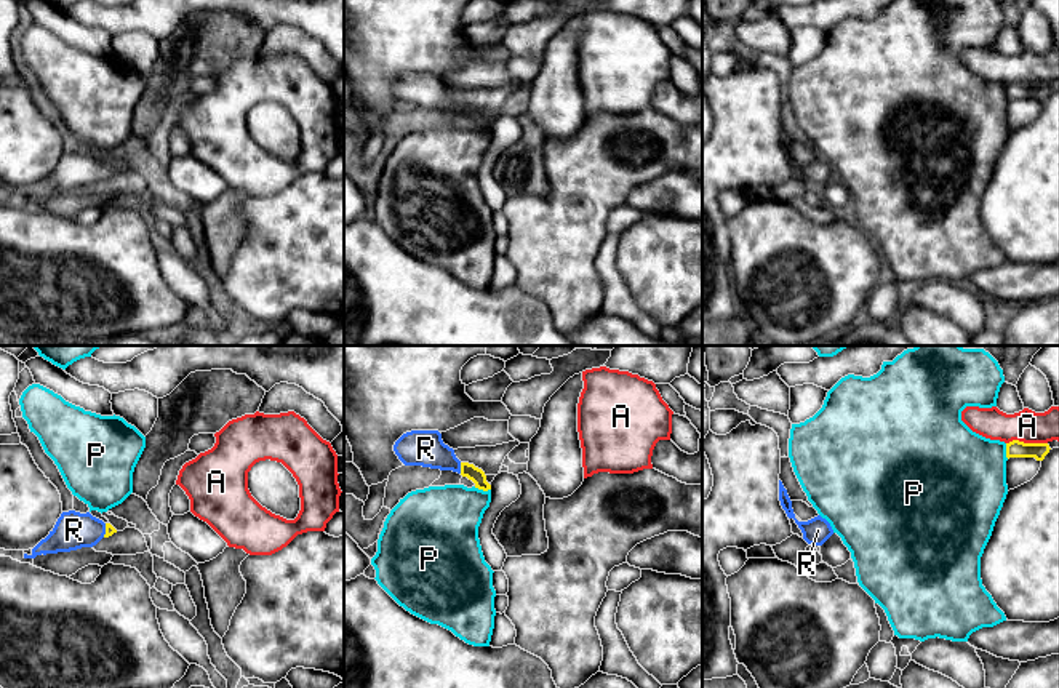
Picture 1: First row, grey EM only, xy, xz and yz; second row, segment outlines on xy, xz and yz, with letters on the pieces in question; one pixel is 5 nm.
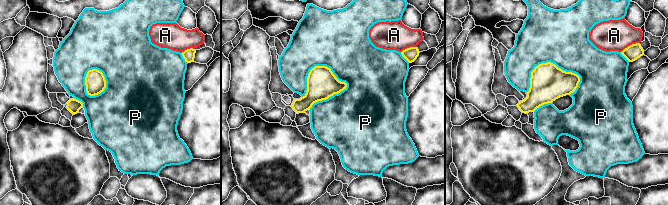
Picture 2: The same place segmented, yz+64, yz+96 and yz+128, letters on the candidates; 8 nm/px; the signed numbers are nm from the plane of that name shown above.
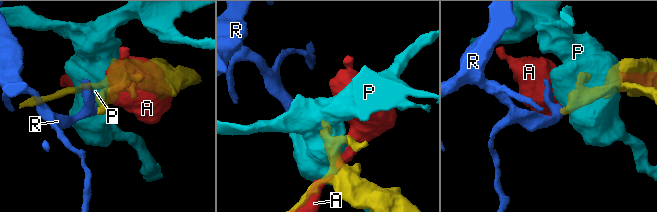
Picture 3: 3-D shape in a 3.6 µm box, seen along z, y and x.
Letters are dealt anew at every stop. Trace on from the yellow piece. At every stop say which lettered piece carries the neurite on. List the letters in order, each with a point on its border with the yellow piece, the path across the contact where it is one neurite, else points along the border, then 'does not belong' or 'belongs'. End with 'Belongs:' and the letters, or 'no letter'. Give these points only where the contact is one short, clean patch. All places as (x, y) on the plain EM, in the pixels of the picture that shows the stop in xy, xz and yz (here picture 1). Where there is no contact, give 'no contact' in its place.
A: yz (1026, 85) | does not belong
P: xz (482, 130) | does not belong
R: xz (461, 109) | across xz (477, 117), (461, 109), (426, 90) | belongs
Belongs: R

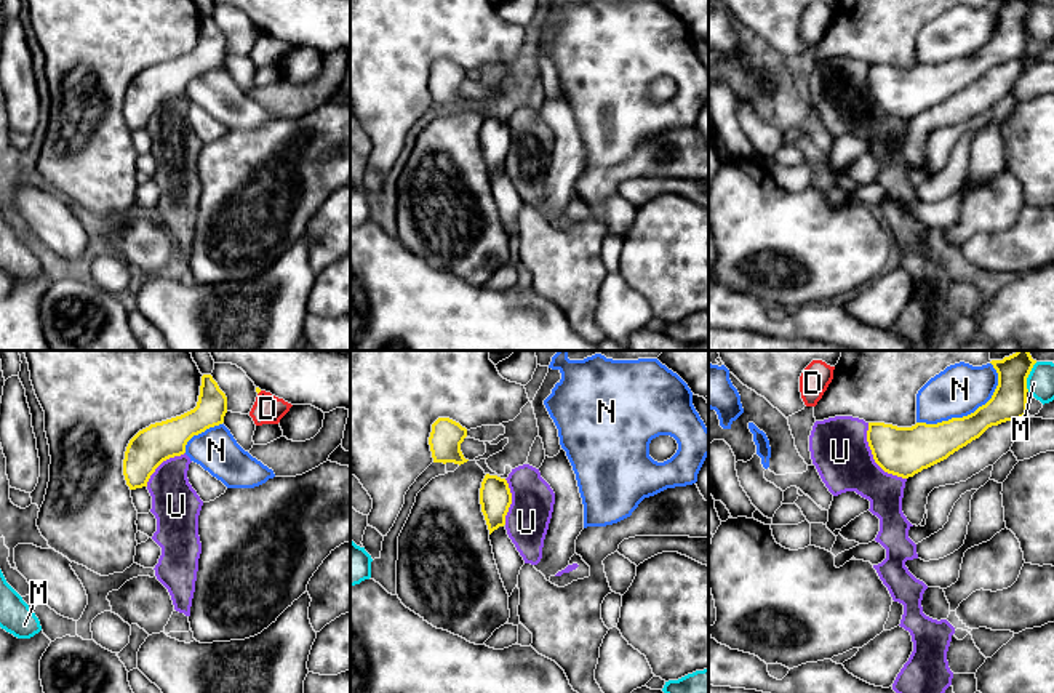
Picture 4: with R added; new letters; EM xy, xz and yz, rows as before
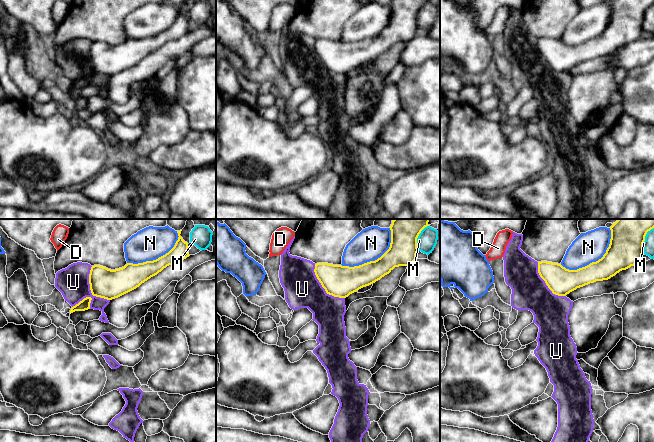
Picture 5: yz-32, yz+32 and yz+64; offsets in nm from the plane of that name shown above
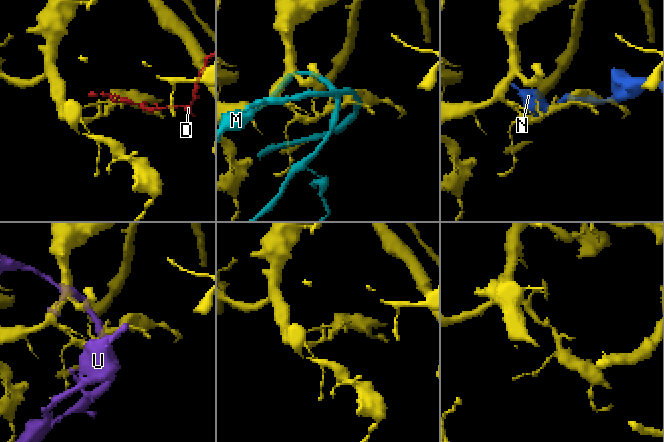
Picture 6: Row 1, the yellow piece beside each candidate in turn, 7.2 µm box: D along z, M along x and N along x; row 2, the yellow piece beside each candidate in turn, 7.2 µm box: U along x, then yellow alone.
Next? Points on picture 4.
D: no contact | does not belong
M: yz (1027, 18) | does not belong
N: yz (971, 55) | does not belong
U: yz (874, 100) | does not belong
Belongs: no letter

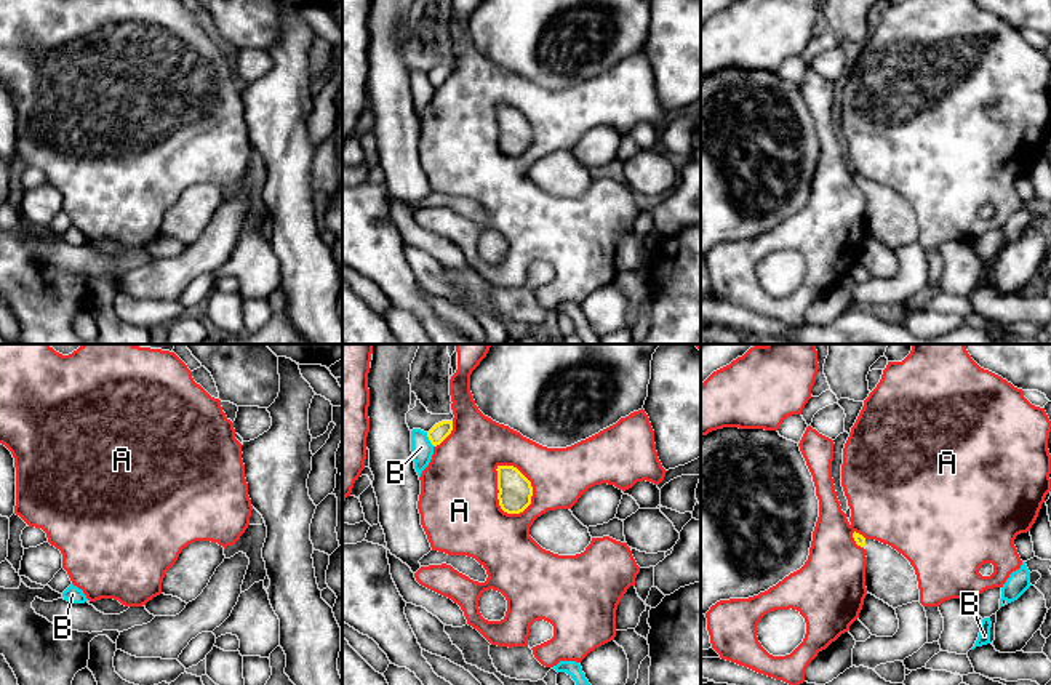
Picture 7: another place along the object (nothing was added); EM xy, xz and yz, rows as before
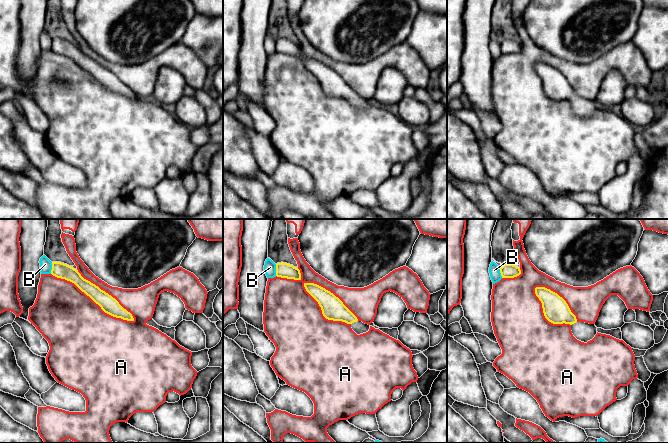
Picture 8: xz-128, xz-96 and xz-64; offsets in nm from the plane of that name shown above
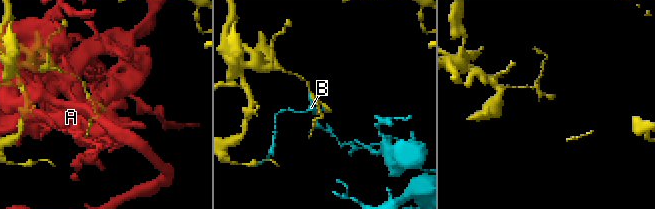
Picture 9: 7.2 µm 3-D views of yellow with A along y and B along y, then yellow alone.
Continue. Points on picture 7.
A: xz (498, 136) | does not belong
B: xz (429, 80) | does not belong
Belongs: no letter

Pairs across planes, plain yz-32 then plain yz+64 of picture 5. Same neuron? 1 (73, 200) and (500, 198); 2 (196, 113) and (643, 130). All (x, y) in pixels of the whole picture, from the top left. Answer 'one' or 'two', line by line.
1: one
2: two

